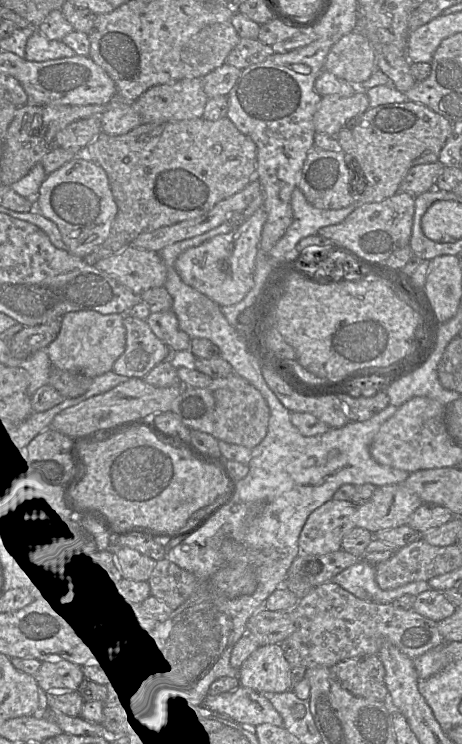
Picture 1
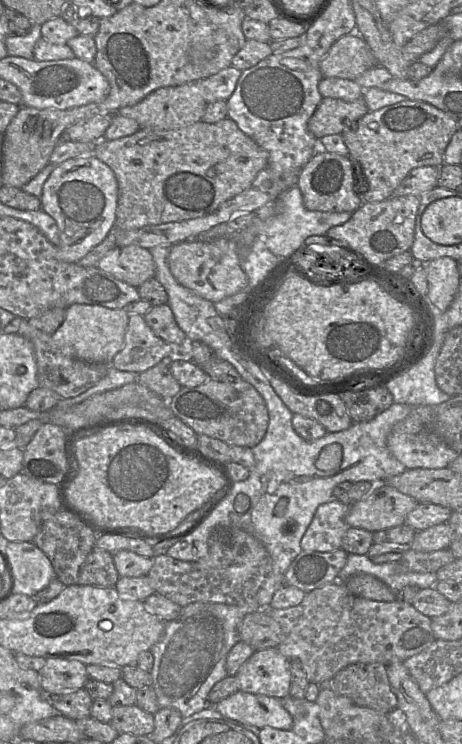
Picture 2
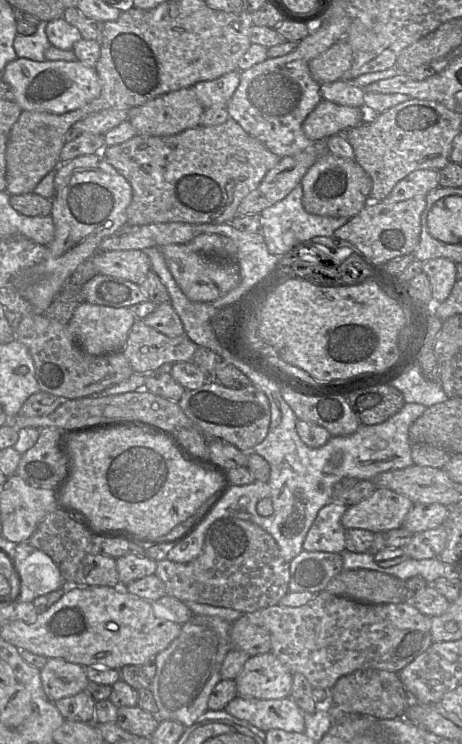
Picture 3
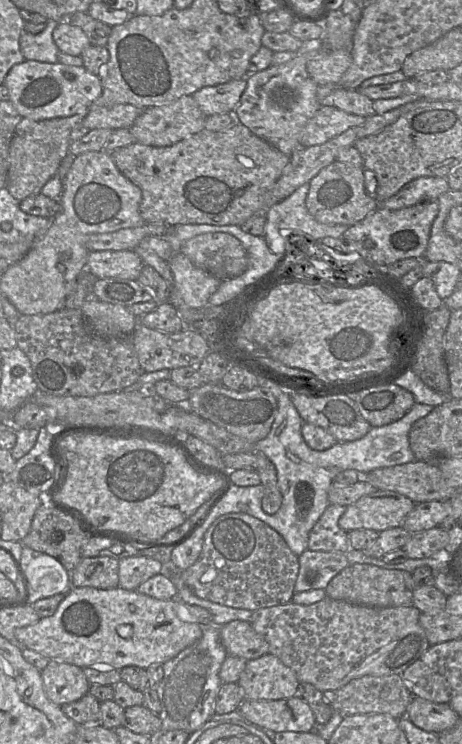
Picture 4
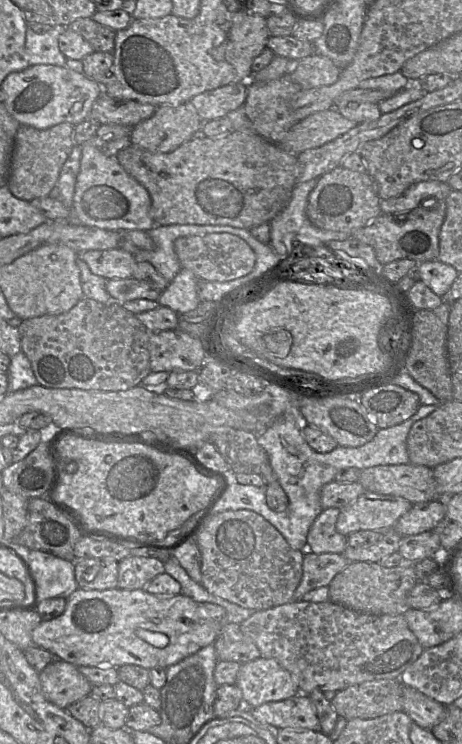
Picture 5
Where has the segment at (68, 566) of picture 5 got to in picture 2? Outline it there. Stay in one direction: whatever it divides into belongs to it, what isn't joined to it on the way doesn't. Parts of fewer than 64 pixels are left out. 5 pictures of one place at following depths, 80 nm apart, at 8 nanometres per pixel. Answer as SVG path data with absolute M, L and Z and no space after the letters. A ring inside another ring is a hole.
M9 542L5 555L11 565L13 594L32 597L56 577L51 562L33 542Z

